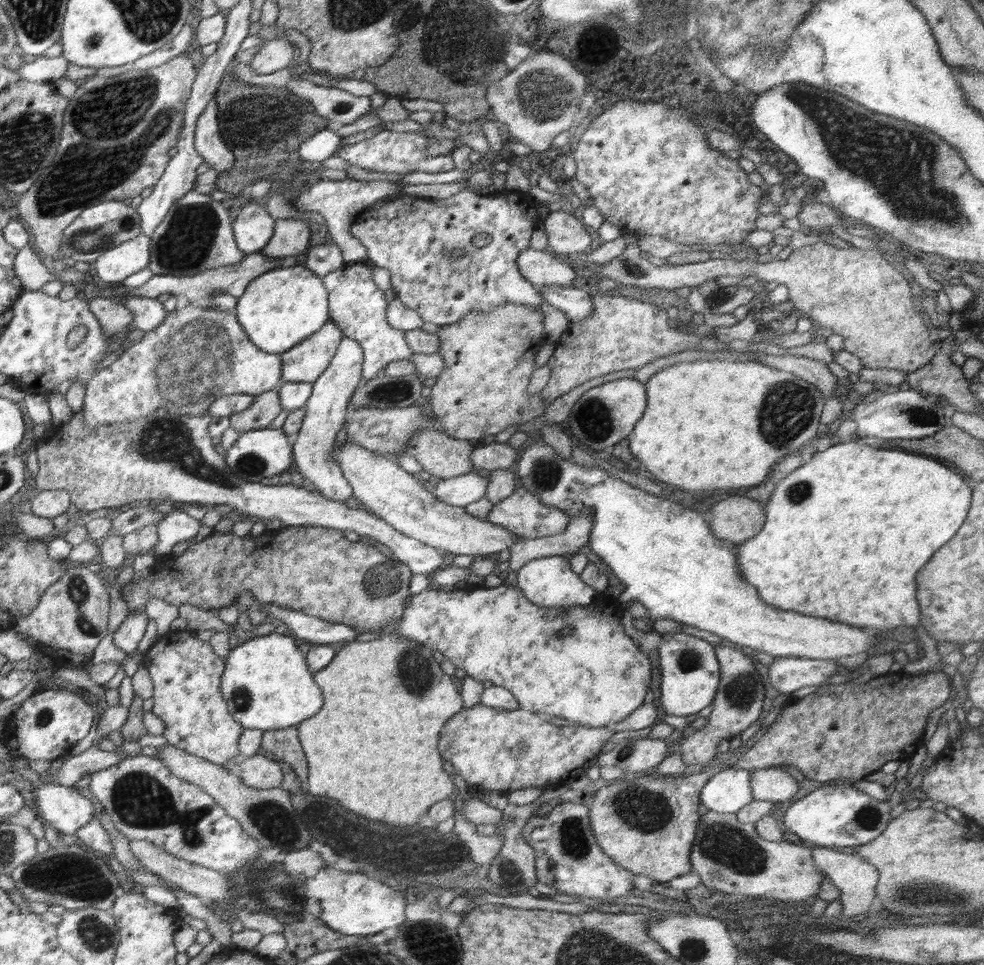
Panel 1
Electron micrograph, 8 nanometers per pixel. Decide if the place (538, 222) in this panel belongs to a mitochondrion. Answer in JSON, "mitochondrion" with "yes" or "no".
{"mitochondrion":"no"}

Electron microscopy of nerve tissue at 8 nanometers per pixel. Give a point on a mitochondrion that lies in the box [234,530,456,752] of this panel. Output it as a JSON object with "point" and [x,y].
{"point":[413,669]}

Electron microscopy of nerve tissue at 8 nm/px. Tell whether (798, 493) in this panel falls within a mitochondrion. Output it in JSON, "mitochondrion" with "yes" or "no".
{"mitochondrion":"yes"}

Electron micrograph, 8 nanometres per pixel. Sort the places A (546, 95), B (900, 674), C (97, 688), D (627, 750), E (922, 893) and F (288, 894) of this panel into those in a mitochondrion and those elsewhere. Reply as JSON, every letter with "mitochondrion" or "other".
{"A":"mitochondrion","B":"other","C":"other","D":"mitochondrion","E":"mitochondrion","F":"mitochondrion"}

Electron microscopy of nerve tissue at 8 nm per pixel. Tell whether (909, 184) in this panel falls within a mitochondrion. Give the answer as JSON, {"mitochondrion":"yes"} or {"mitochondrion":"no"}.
{"mitochondrion":"yes"}

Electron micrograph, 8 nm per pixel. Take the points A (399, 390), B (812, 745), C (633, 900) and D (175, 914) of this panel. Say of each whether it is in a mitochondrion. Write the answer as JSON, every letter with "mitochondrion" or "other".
{"A":"mitochondrion","B":"other","C":"other","D":"other"}

